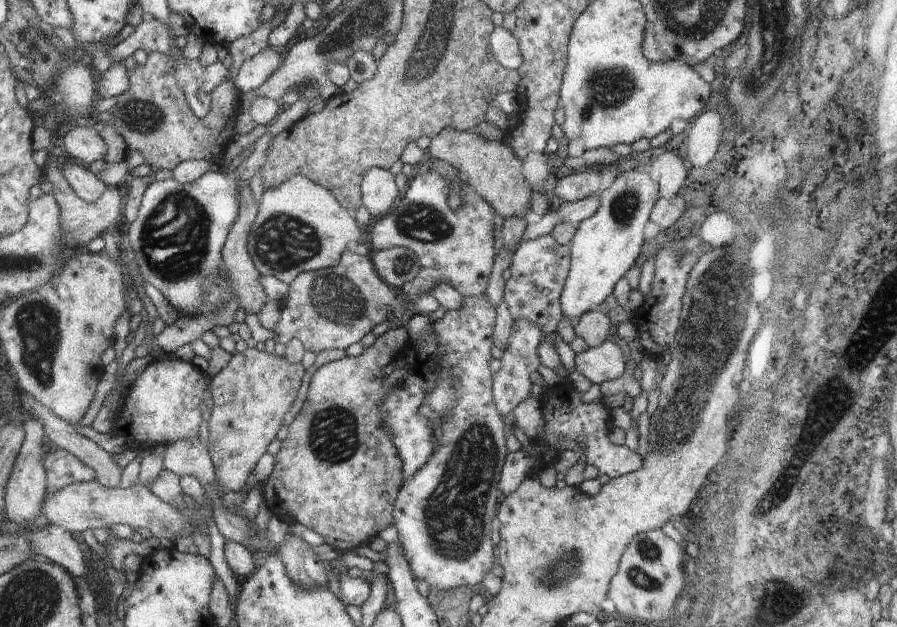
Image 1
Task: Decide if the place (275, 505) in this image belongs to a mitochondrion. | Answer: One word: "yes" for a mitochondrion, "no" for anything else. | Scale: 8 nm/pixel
no

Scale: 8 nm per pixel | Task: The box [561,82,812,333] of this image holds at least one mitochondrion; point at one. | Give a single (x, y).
(625, 202)

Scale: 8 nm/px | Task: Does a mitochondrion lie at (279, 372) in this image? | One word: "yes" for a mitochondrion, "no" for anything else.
no

